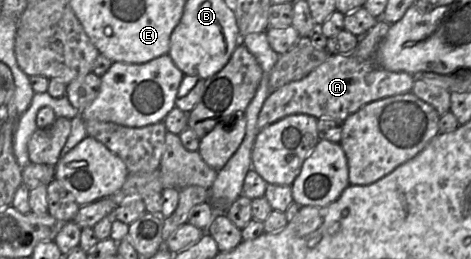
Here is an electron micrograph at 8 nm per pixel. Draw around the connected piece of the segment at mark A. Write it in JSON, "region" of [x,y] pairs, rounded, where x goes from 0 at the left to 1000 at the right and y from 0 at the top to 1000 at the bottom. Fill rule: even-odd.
{"region":[[[800,81],[741,208],[701,212],[690,239],[635,313],[611,320],[573,359],[546,463],[550,506],[614,444],[645,440],[671,459],[730,467],[773,405],[792,390],[870,355],[881,293],[862,278],[832,278],[807,259],[796,205],[826,116],[828,93]]]}

